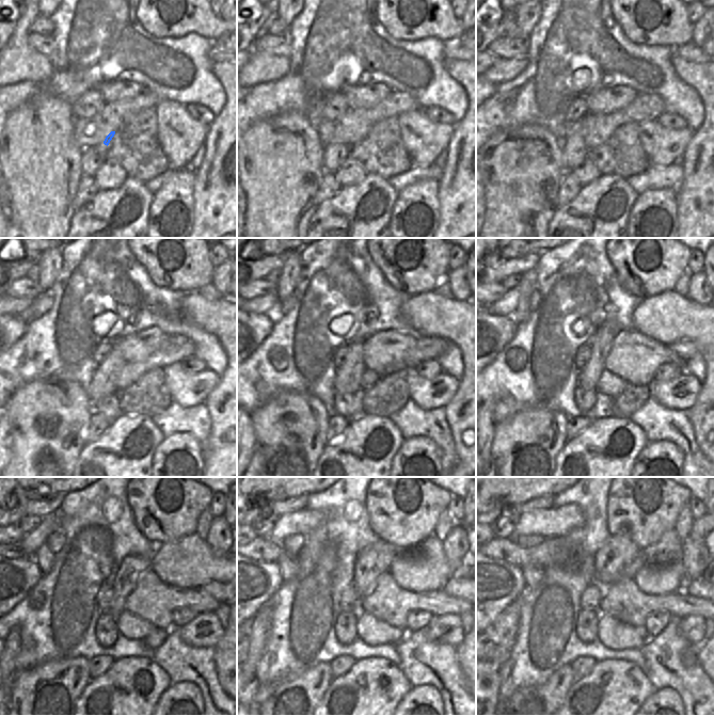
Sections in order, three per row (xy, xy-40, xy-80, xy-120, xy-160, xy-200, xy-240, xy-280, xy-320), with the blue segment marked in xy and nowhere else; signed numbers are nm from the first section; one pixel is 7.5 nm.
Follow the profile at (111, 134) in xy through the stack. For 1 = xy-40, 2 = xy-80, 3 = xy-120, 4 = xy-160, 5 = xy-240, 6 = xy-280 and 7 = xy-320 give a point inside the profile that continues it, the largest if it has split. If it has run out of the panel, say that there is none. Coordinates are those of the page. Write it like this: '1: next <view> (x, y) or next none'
1: next xy-40 (351, 138)
2: next xy-80 (594, 138)
3: next xy-120 (127, 377)
4: next xy-160 (369, 378)
5: next xy-240 (129, 625)
6: next xy-280 (373, 632)
7: next xy-320 (615, 635)

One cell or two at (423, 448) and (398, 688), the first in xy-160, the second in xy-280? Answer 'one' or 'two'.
two

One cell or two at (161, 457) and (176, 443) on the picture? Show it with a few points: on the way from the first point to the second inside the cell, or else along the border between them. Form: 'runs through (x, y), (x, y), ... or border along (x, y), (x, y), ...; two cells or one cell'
runs through (164, 452), (172, 447); one cell

